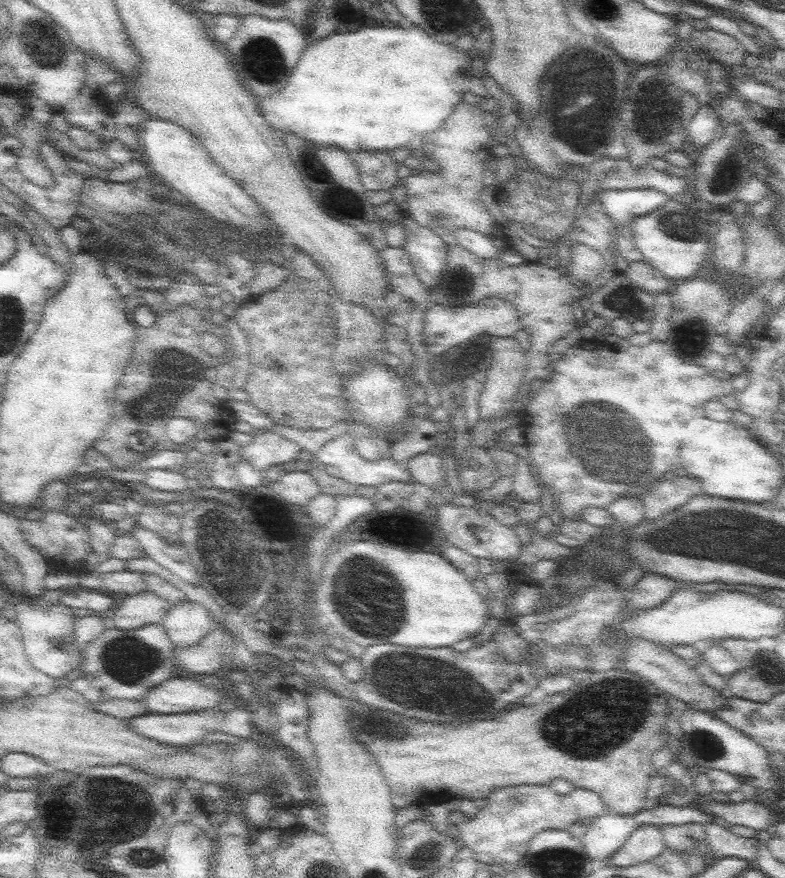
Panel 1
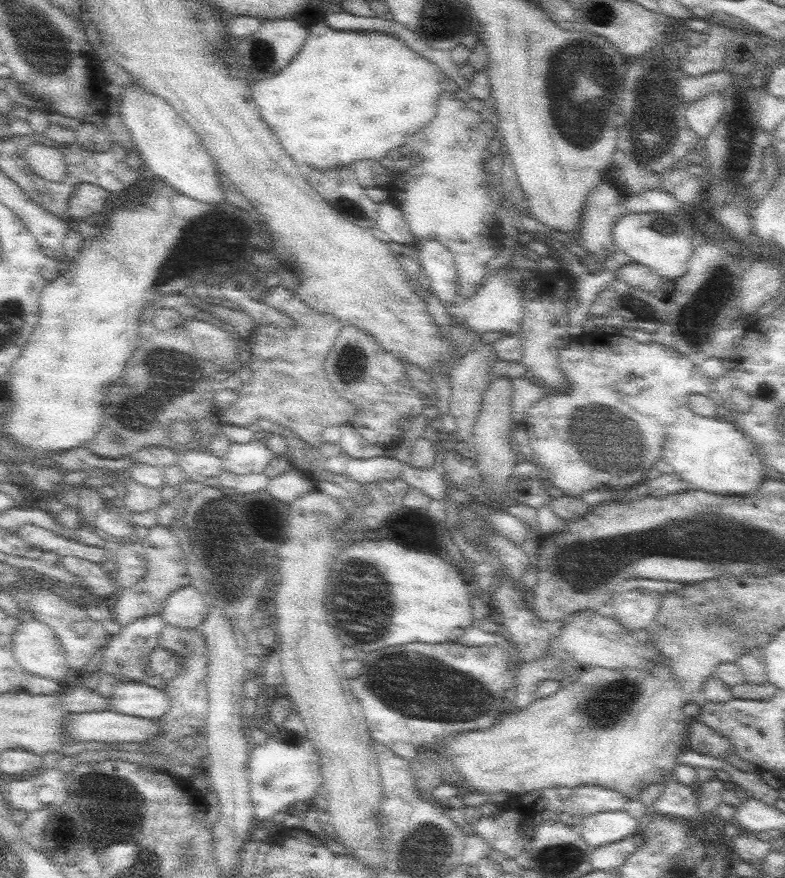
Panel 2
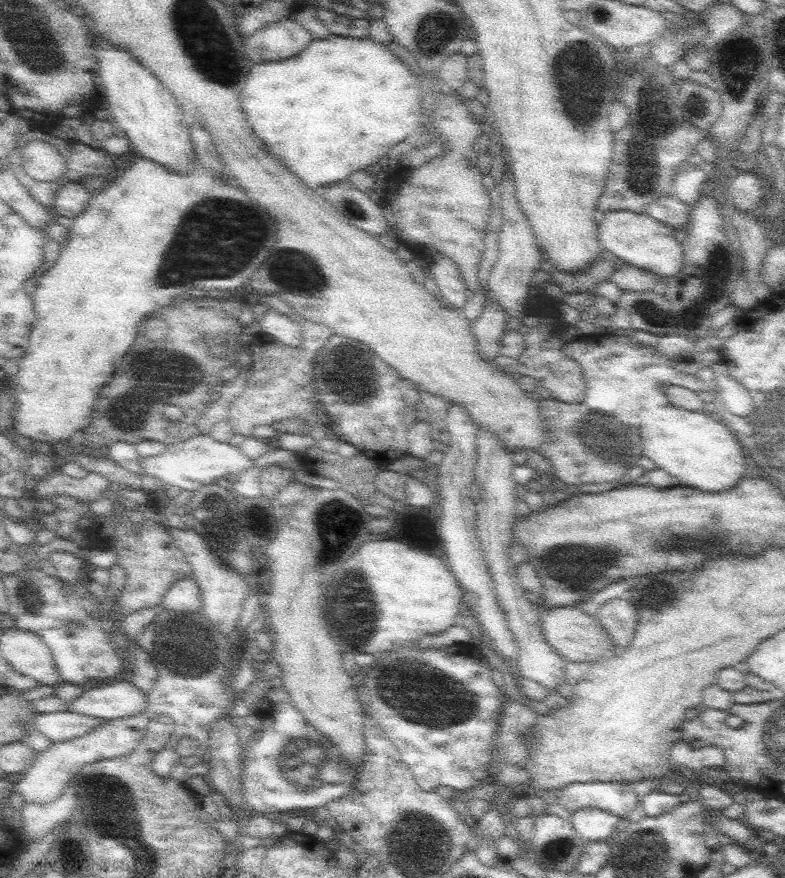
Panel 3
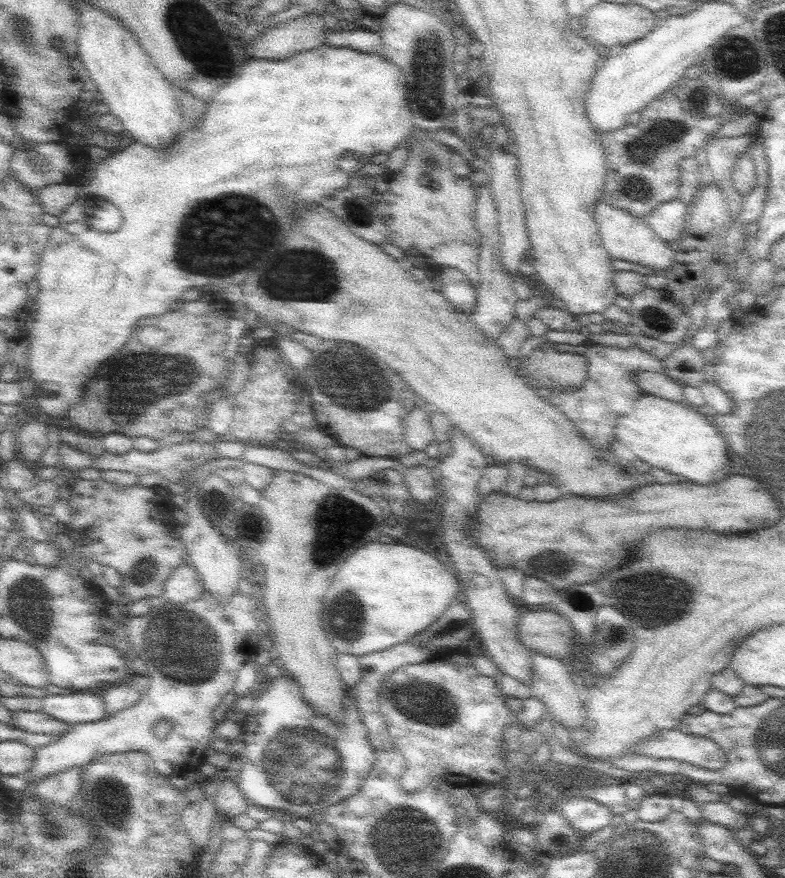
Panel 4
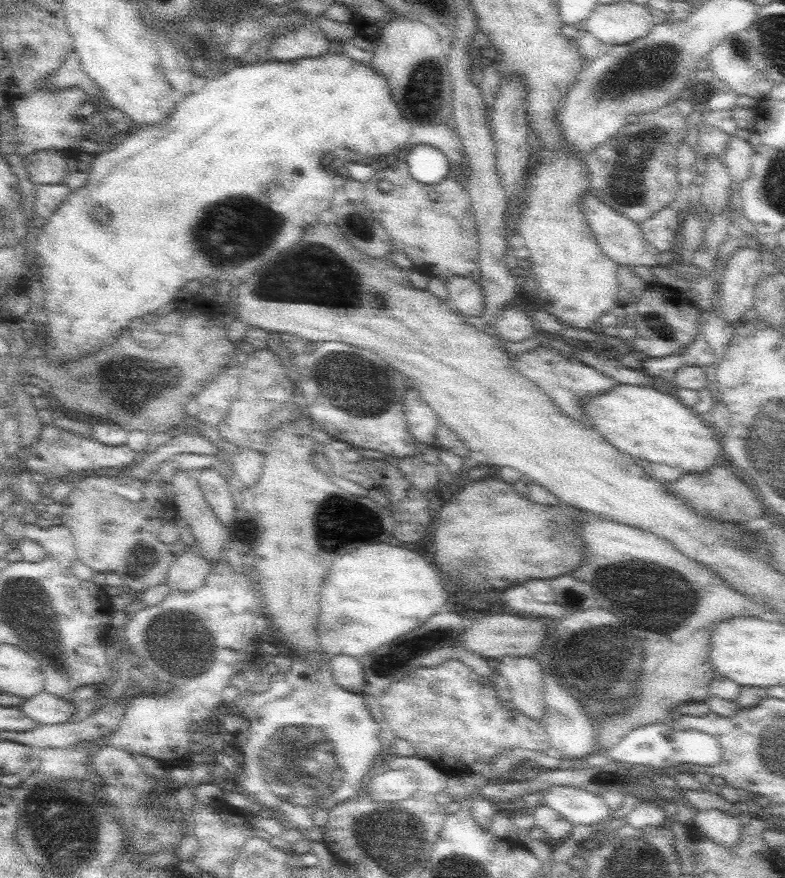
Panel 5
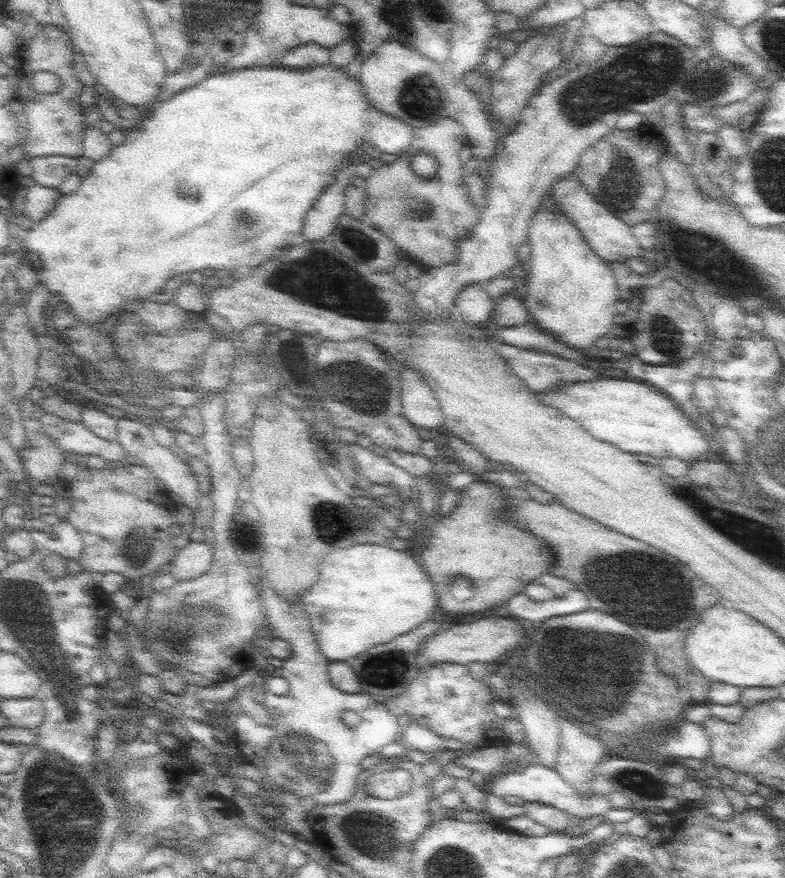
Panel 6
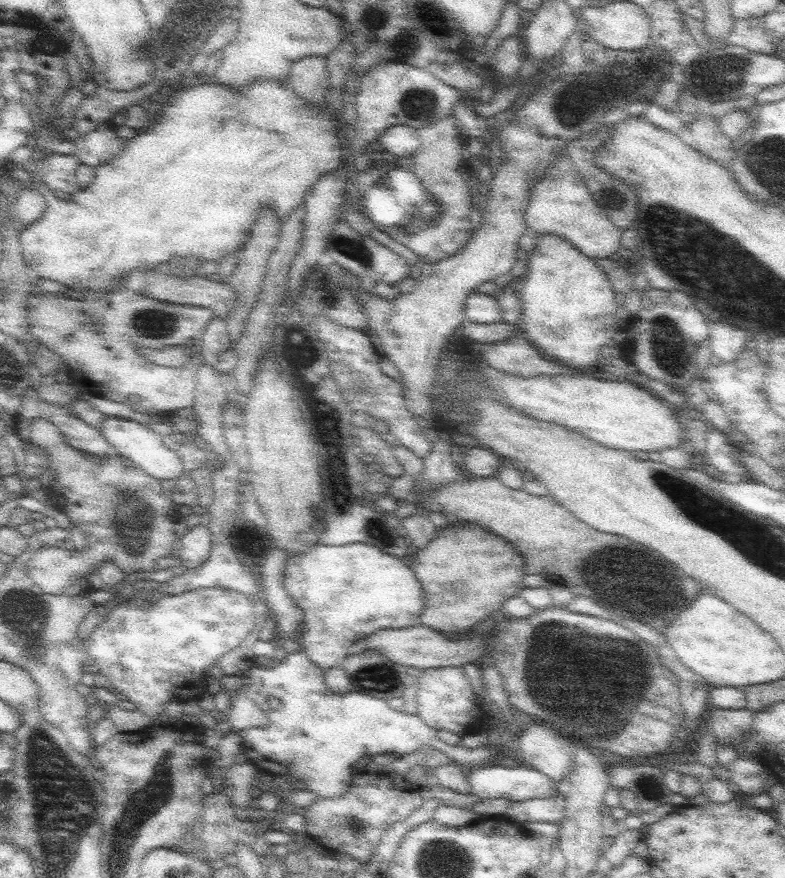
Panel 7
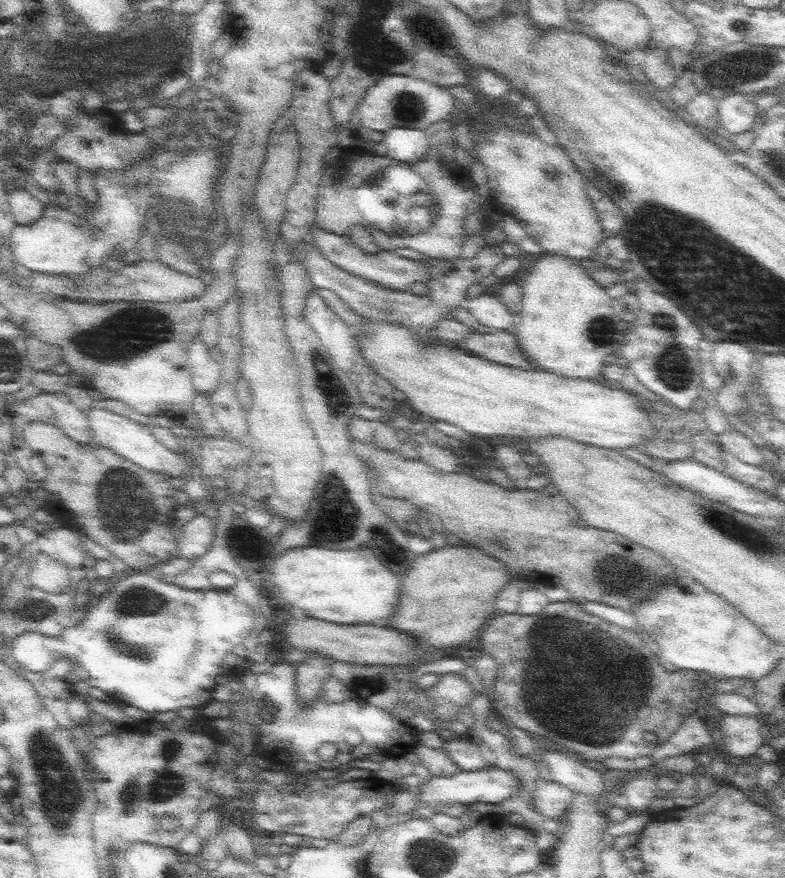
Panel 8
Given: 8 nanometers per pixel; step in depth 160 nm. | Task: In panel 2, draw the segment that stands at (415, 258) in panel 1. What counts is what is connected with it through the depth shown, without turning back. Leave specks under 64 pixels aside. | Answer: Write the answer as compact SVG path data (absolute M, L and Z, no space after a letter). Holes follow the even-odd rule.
M432 239L416 240L415 244L419 250L422 272L430 280L433 292L446 305L458 302L458 271L452 251Z

